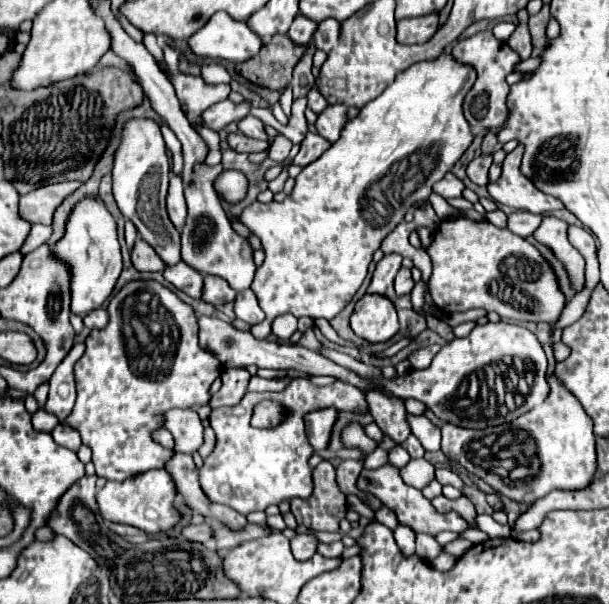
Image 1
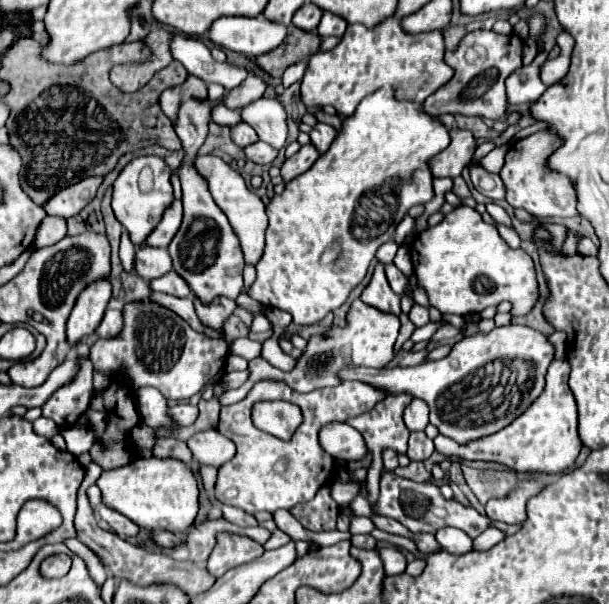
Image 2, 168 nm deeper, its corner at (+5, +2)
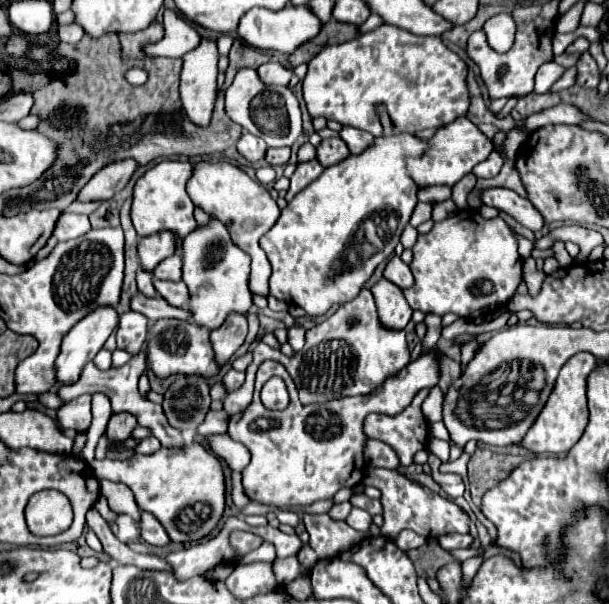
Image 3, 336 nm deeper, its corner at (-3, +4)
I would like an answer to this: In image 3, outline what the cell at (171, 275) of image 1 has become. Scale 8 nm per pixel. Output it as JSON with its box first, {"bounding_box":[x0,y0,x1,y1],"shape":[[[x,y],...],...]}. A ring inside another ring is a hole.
{"bounding_box":[153,280,189,306],"shape":[[[153,280],[155,290],[173,306],[187,306],[189,304],[189,292],[185,288],[185,284],[179,282],[165,282],[165,280]]]}

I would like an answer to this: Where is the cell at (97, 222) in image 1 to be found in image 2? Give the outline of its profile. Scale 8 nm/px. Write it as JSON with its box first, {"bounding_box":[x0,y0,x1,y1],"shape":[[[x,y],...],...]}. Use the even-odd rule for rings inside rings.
{"bounding_box":[67,280,111,348],"shape":[[[97,280],[81,292],[81,296],[67,320],[67,340],[69,340],[71,348],[75,348],[85,336],[89,336],[97,330],[97,326],[101,324],[101,318],[105,314],[109,298],[111,298],[109,280]]]}

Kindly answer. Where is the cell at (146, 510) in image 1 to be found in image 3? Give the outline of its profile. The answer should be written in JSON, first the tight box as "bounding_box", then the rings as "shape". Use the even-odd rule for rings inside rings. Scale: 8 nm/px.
{"bounding_box":[91,442,225,542],"shape":[[[193,442],[185,448],[161,448],[155,454],[135,454],[129,460],[93,460],[91,464],[93,474],[97,476],[97,480],[111,480],[111,482],[121,482],[125,486],[131,488],[131,492],[135,494],[135,502],[141,510],[153,514],[169,532],[169,538],[173,542],[195,542],[205,538],[207,534],[211,534],[211,530],[217,526],[221,514],[223,514],[223,506],[225,506],[225,484],[223,484],[223,468],[219,458],[203,444]]]}

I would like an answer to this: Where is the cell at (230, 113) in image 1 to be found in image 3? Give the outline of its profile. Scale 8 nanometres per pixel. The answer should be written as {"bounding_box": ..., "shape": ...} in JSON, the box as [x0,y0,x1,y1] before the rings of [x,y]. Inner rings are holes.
{"bounding_box":[259,62,293,86],"shape":[[[267,62],[259,68],[259,78],[265,86],[271,86],[271,84],[277,84],[277,86],[287,86],[289,80],[291,80],[293,72],[285,66],[281,66],[279,62]]]}

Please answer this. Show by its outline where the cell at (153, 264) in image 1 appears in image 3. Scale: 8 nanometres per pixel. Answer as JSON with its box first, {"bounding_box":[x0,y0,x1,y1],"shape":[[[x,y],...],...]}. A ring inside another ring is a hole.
{"bounding_box":[153,254,181,282],"shape":[[[173,254],[173,256],[165,258],[165,260],[161,260],[155,266],[153,274],[159,280],[173,280],[173,282],[181,280],[181,256],[179,254]]]}

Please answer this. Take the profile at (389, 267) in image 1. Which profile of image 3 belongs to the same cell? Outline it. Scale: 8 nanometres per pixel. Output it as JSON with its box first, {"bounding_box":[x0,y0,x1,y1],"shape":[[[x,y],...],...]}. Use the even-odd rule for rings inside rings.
{"bounding_box":[373,278,411,328],"shape":[[[381,278],[373,288],[373,298],[377,304],[377,312],[379,318],[383,322],[383,326],[387,328],[405,328],[407,322],[411,320],[411,308],[405,302],[403,290],[397,288],[393,282]]]}

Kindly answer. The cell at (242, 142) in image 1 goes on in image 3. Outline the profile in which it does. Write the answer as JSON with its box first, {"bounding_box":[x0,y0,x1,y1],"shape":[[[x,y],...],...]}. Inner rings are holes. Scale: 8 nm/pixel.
{"bounding_box":[265,148,291,166],"shape":[[[269,148],[265,154],[265,160],[271,166],[279,166],[279,164],[287,164],[289,154],[291,154],[289,148]]]}

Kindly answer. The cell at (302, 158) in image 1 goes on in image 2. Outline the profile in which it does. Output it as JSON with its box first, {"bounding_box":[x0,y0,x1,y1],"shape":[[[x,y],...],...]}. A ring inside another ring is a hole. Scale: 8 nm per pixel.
{"bounding_box":[281,144,319,184],"shape":[[[313,144],[303,146],[295,156],[287,158],[285,164],[281,166],[281,178],[283,178],[283,182],[287,184],[287,182],[291,182],[293,178],[297,178],[299,174],[307,172],[307,170],[315,164],[317,158],[319,158],[319,154],[317,154],[317,150],[313,148]]]}

